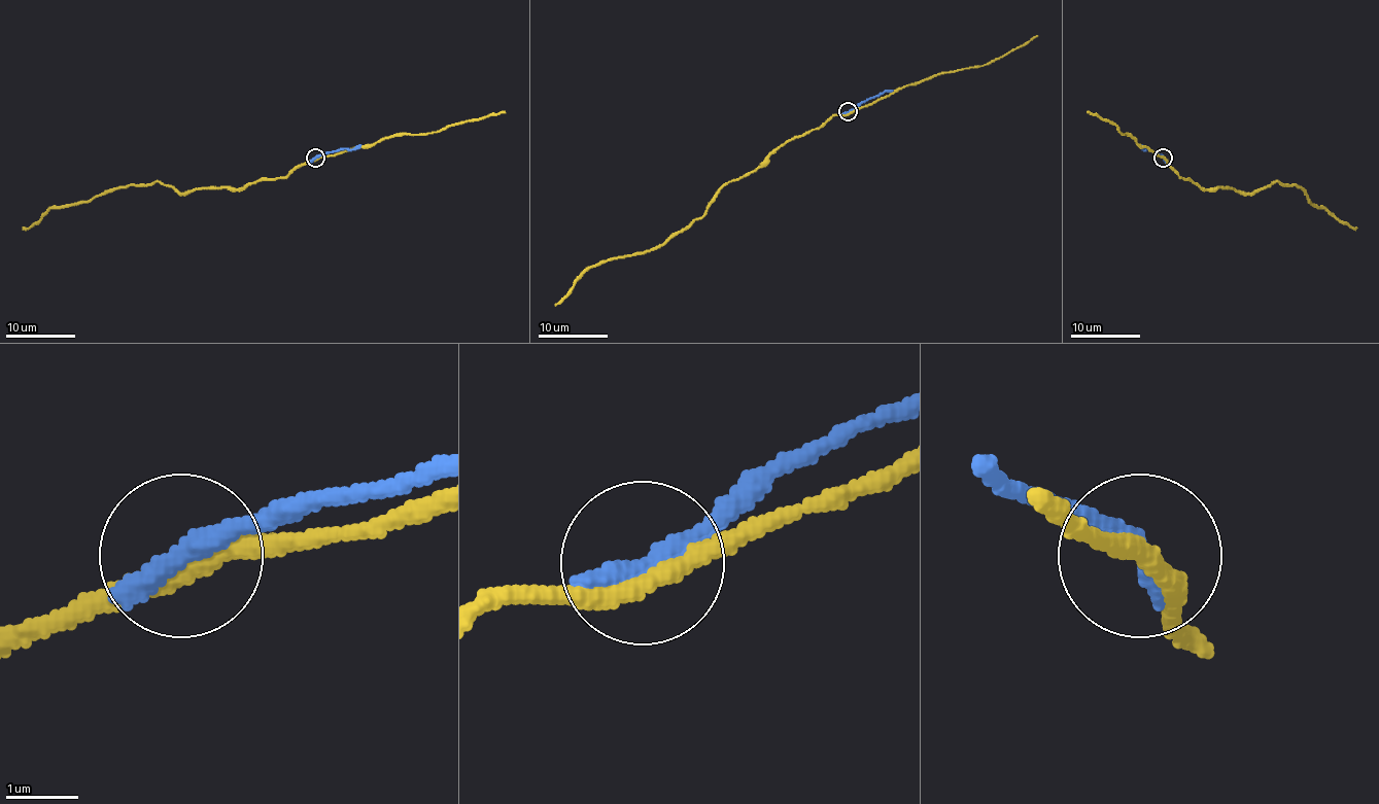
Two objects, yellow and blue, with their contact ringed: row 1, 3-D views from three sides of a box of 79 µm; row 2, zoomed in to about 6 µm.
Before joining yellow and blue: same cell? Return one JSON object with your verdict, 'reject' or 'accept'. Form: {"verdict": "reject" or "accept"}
{"verdict": "reject"}

